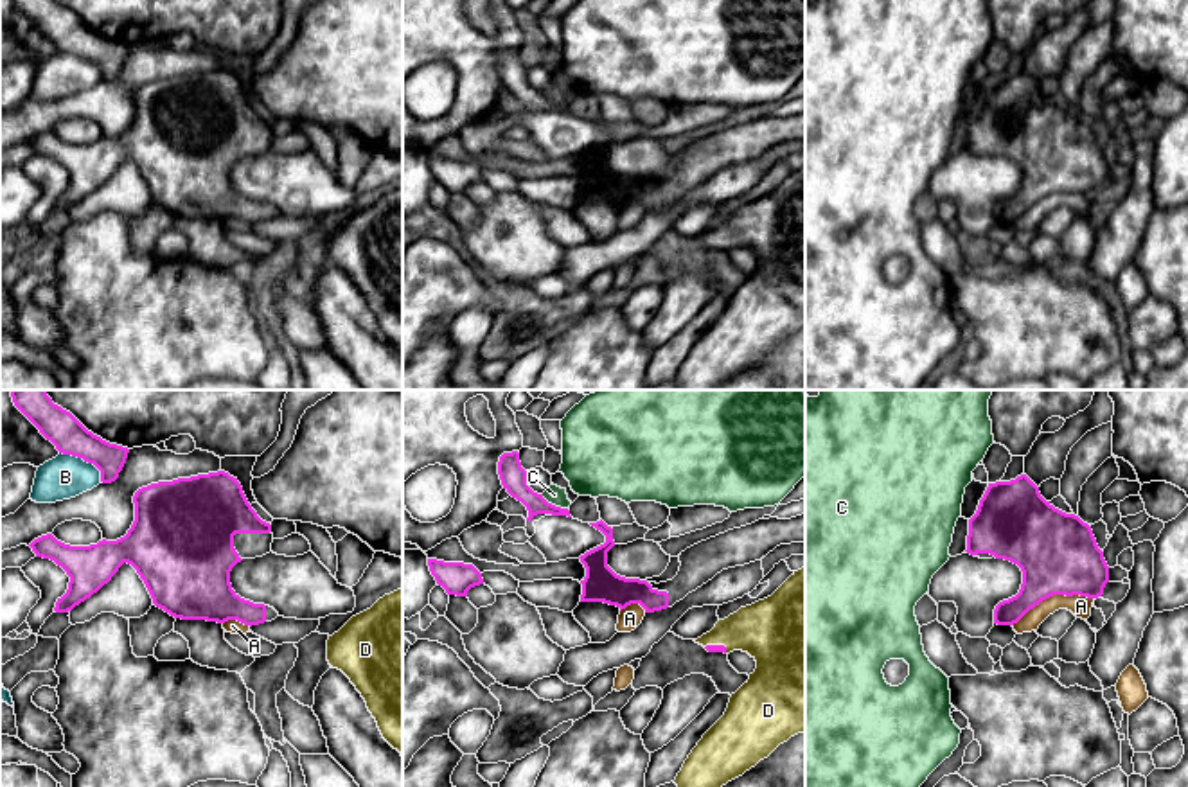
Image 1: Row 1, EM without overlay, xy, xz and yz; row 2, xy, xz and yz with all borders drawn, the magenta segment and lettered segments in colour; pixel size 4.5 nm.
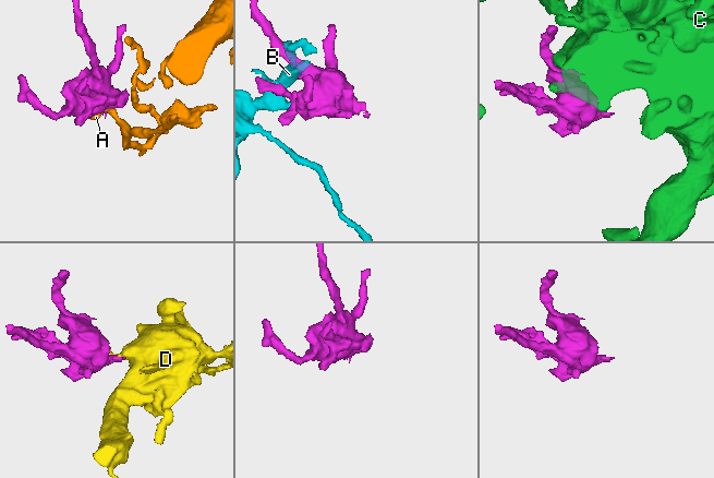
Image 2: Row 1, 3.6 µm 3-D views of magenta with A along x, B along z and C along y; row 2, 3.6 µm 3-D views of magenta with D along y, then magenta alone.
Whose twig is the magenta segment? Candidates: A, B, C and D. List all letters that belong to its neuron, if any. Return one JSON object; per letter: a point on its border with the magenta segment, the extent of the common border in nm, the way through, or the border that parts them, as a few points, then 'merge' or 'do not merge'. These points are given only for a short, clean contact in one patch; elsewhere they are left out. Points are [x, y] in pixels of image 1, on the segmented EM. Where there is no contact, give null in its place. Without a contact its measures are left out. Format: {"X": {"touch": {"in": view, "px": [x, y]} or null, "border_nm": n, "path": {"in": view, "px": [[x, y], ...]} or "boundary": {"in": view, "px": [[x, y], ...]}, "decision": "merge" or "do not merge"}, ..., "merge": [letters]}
{"A": {"touch": {"in": "yz", "px": [1052, 595]}, "border_nm": 400, "boundary": {"in": "yz", "px": [[1093, 597], [1050, 595], [1012, 626]]}, "decision": "do not merge"}, "B": {"touch": {"in": "xy", "px": [85, 460]}, "border_nm": 240, "boundary": {"in": "xy", "px": [[60, 451], [90, 462], [99, 471], [101, 480]]}, "decision": "do not merge"}, "C": {"touch": {"in": "xz", "px": [554, 505]}, "border_nm": 140, "decision": "do not merge"}, "D": {"touch": {"in": "xz", "px": [718, 645]}, "border_nm": 110, "path": {"in": "xz", "px": [[709, 647], [718, 645], [732, 633], [771, 631]]}, "decision": "merge"}, "merge": ["D"]}

